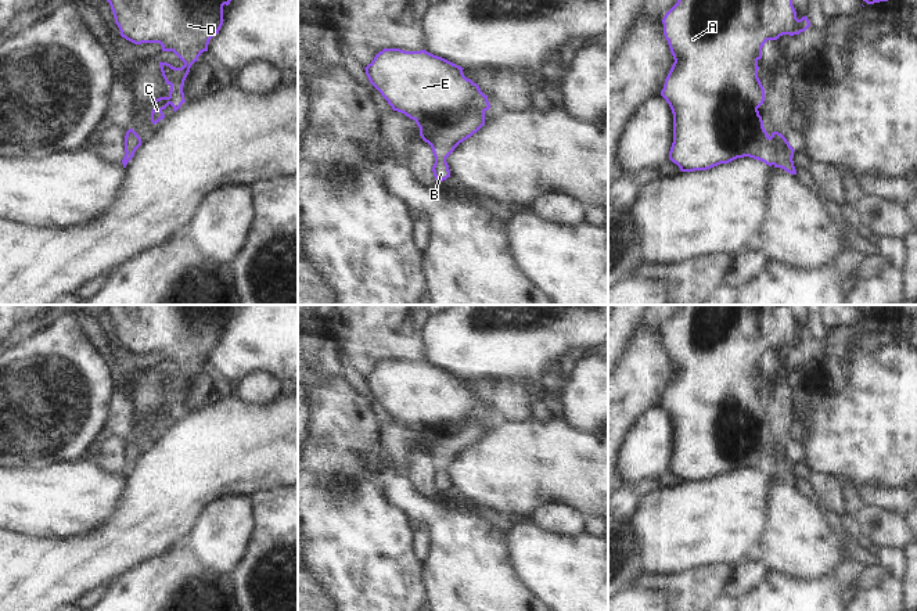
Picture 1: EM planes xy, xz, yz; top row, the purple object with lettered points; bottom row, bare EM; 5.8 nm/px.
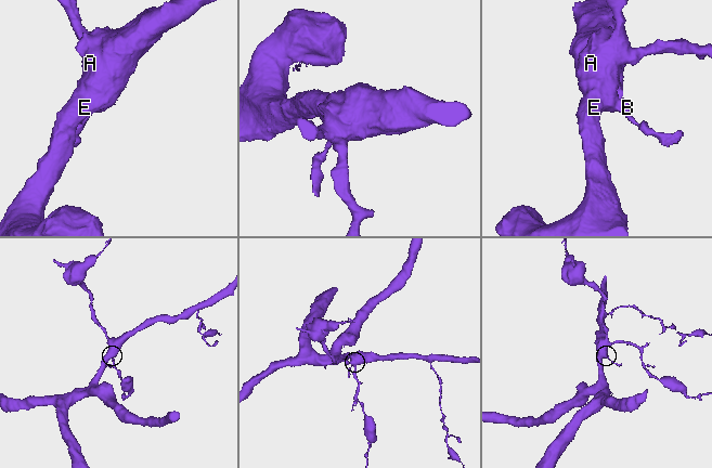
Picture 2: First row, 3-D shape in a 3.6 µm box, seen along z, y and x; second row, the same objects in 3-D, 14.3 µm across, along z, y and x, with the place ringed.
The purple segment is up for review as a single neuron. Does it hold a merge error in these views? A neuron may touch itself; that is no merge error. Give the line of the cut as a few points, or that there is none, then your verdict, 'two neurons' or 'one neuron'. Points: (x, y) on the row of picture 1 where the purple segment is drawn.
no cut; one neuron

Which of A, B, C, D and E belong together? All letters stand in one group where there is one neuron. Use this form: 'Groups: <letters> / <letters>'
Groups: A B C D E.

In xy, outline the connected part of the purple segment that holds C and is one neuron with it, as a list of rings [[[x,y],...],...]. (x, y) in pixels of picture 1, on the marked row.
[[[107,0],[114,12],[115,24],[121,36],[126,40],[141,43],[159,43],[162,51],[173,51],[184,65],[175,68],[168,62],[159,61],[159,68],[166,85],[170,86],[168,97],[154,101],[151,122],[155,125],[165,118],[163,109],[170,104],[176,112],[184,100],[183,86],[191,65],[198,57],[208,51],[209,40],[216,36],[223,25],[223,6],[231,0]]]

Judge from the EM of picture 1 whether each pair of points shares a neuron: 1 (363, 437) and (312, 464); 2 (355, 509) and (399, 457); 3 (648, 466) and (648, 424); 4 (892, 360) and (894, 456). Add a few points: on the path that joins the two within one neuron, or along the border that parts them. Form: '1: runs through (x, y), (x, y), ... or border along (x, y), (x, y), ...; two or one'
1: border along (313, 438), (322, 438), (360, 450); two
2: border along (362, 452), (370, 463), (377, 464), (388, 477); two
3: runs through (648, 456), (648, 434); one
4: runs through (894, 384), (894, 432); one

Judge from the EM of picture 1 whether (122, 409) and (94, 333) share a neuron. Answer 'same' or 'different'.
same

